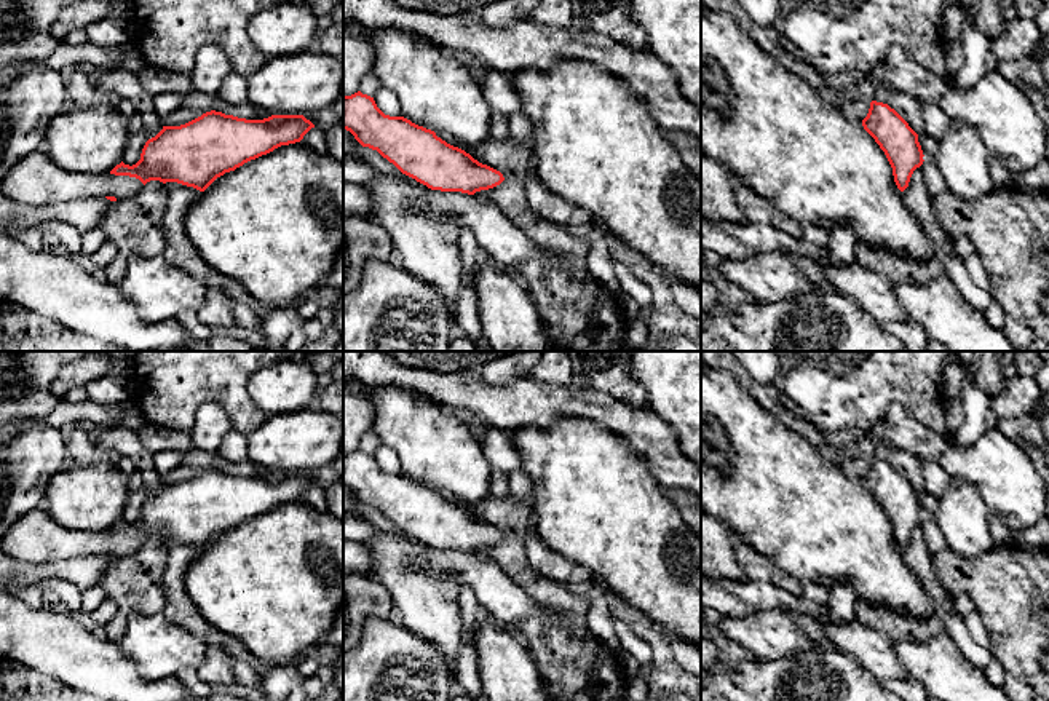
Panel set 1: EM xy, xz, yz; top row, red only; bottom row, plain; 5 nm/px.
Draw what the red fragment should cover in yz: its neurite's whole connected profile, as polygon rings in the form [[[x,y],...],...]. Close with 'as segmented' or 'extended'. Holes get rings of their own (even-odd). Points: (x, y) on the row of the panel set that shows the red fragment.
[[[877,101],[870,102],[862,126],[885,152],[893,168],[894,182],[904,192],[913,171],[924,161],[918,134],[894,109]]] | as segmented

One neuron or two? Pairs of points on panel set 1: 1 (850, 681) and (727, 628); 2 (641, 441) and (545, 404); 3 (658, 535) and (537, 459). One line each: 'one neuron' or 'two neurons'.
1: two neurons
2: one neuron
3: one neuron

